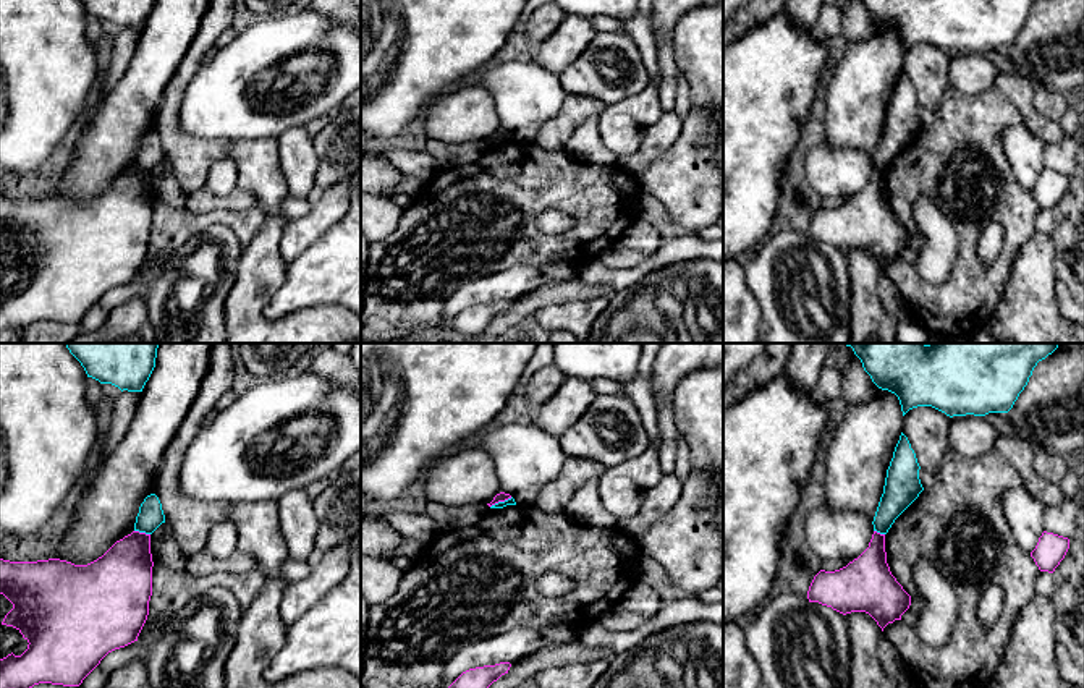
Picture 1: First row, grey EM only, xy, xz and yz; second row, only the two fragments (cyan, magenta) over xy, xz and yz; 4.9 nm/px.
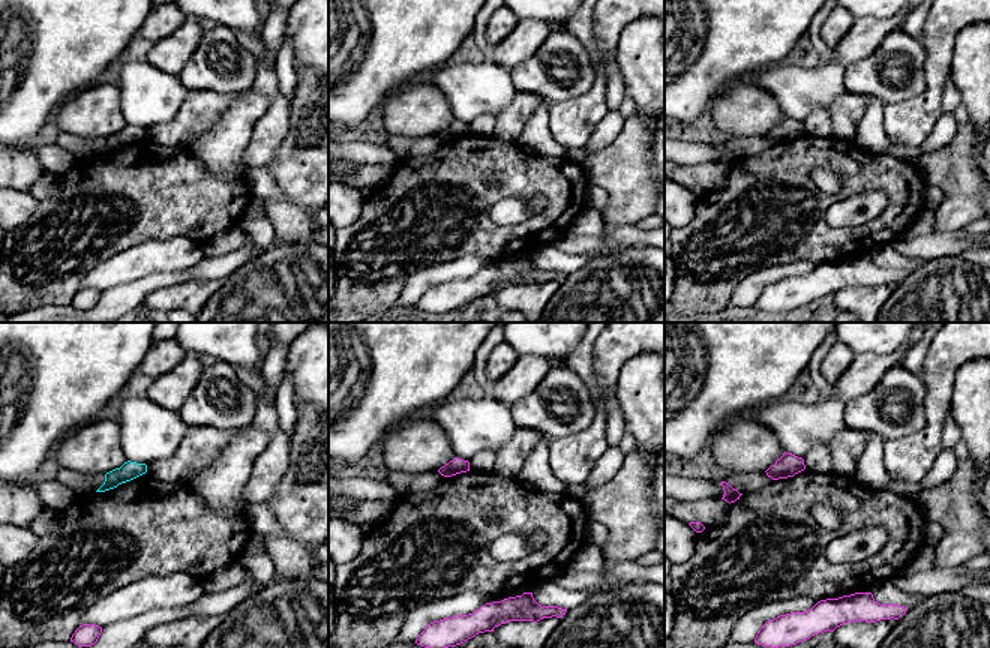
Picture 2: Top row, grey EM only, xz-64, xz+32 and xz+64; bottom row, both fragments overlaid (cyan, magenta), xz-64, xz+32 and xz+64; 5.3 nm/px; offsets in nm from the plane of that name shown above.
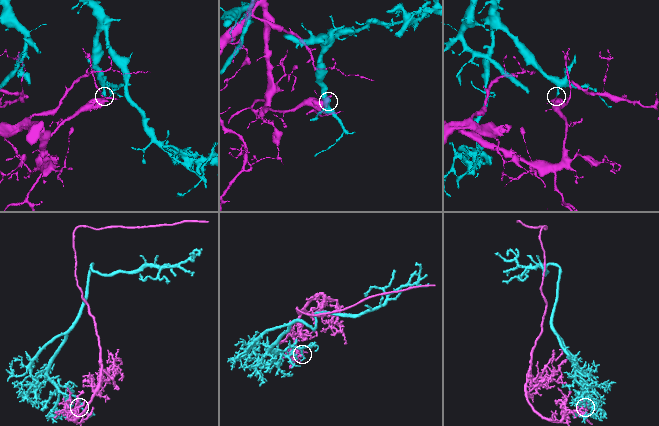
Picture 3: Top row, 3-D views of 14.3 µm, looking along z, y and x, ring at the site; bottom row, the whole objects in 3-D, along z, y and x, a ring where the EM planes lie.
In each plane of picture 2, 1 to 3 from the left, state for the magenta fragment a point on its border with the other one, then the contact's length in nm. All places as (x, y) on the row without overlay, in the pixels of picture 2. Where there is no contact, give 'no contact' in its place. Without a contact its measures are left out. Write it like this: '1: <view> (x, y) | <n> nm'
1: no contact
2: no contact
3: no contact

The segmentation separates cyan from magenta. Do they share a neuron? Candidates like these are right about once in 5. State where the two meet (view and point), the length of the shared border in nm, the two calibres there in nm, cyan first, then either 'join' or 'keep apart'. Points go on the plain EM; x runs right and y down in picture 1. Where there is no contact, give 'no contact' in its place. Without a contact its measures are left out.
contact xy (143, 169); length 80 nm; calibres 130 and 300 nm; keep apart

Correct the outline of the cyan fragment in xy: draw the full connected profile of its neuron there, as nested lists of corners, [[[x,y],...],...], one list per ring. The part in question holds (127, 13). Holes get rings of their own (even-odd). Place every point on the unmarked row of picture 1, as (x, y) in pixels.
[[[81,0],[87,15],[112,21],[121,29],[142,29],[155,0]]]

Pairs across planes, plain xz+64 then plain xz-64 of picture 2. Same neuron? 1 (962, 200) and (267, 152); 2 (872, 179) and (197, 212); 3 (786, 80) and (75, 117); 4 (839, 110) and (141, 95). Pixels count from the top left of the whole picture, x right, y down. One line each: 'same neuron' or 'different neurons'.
1: different neurons
2: same neuron
3: different neurons
4: different neurons

